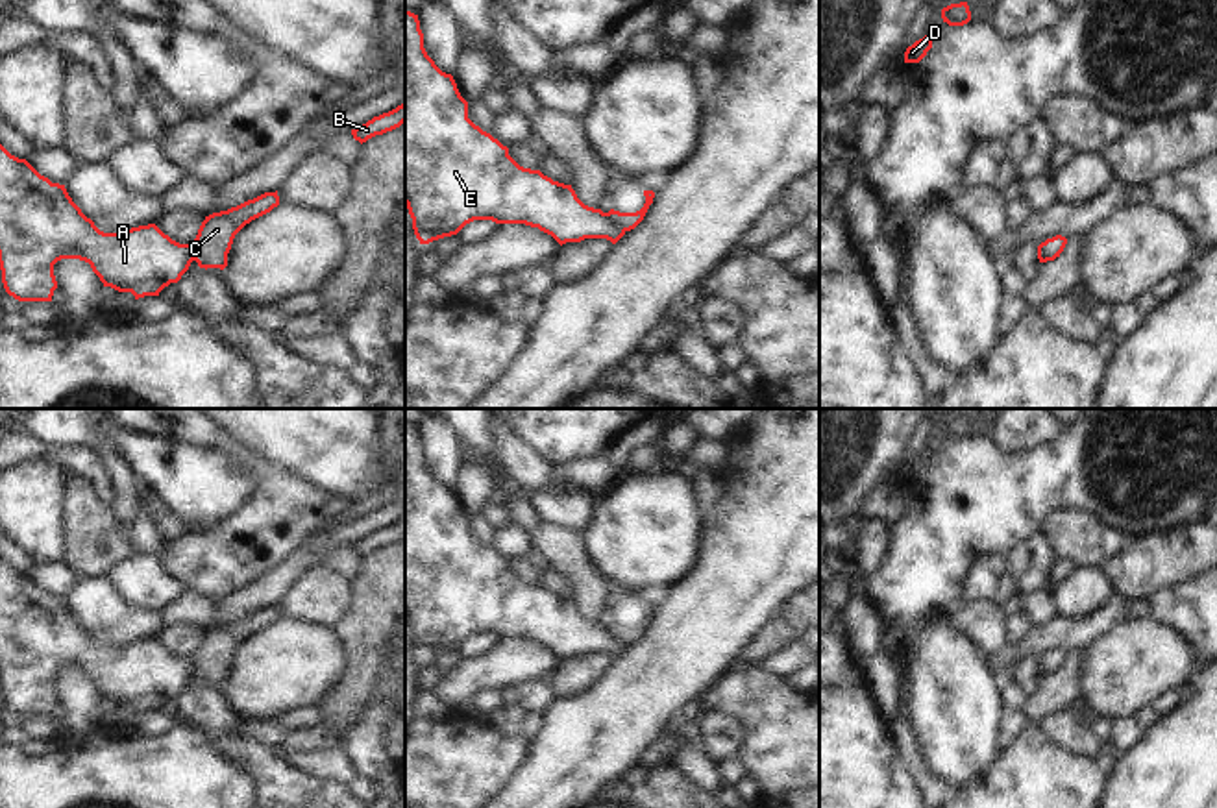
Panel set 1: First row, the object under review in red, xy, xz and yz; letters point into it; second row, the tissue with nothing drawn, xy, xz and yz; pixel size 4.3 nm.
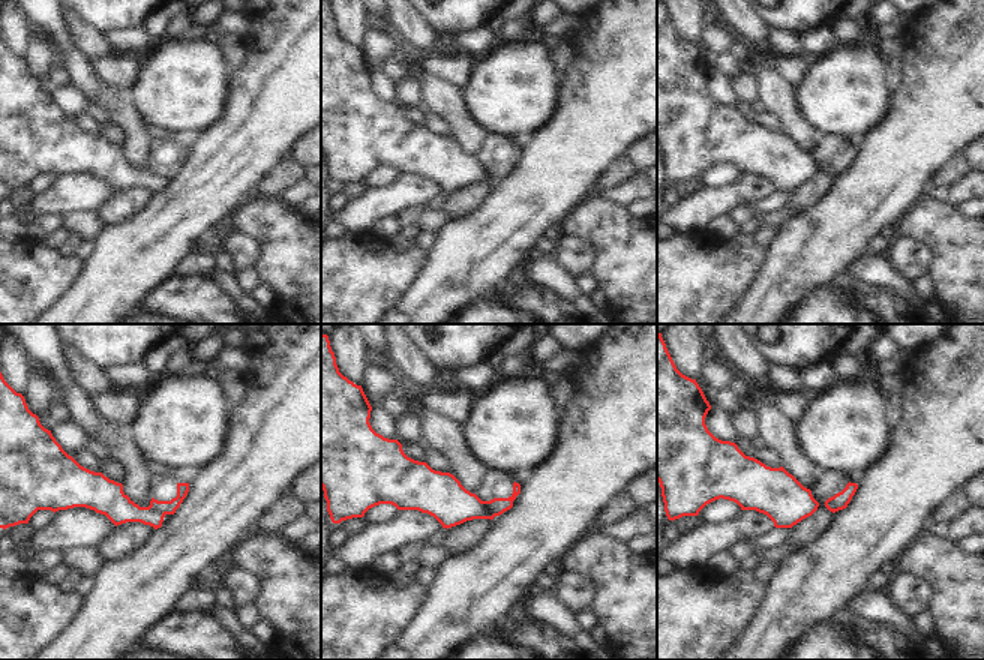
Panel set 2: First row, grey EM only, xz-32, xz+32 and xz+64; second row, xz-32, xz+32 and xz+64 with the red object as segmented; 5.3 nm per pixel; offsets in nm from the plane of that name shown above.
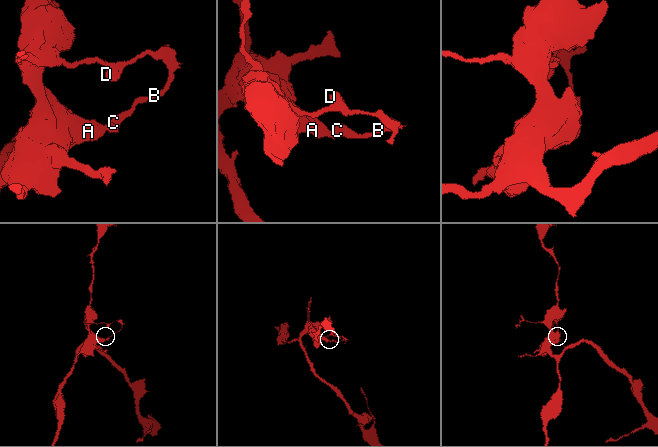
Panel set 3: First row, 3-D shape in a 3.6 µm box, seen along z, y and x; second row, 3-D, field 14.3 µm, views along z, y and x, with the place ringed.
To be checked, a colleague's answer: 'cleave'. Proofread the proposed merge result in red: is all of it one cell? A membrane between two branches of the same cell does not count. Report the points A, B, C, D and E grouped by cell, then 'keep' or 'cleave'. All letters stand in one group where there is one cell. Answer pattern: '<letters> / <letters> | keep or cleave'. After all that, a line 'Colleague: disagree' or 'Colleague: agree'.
A E / B C D | cleave
Colleague: agree

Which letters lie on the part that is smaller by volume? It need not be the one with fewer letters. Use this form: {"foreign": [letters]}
{"foreign": ["B", "C", "D"]}

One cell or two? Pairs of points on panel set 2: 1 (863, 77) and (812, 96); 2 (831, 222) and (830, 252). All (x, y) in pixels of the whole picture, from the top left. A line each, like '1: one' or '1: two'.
1: one
2: one

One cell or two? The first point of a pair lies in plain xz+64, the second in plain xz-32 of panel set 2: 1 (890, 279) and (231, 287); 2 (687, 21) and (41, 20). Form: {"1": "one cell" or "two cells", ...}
{"1": "one cell", "2": "two cells"}

